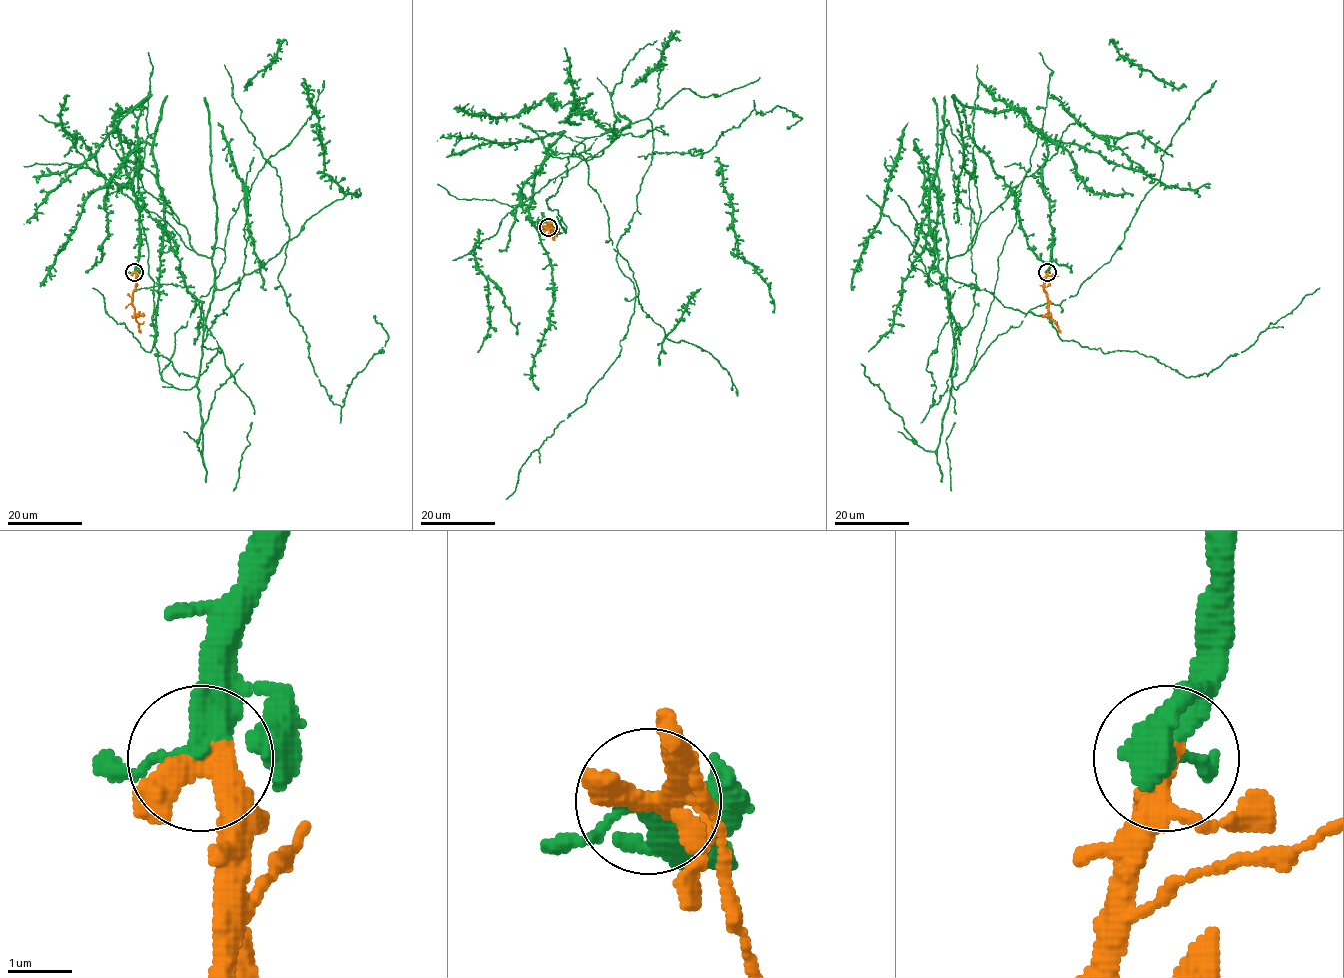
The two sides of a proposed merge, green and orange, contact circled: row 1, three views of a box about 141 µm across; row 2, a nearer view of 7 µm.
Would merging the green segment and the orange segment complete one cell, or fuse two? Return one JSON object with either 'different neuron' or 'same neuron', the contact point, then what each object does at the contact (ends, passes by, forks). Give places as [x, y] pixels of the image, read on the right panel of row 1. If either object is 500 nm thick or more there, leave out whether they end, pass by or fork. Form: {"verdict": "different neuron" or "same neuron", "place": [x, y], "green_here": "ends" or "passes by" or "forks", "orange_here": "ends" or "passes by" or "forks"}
{"verdict": "same neuron", "place": [1047, 272], "green_here": "passes by", "orange_here": "passes by"}

